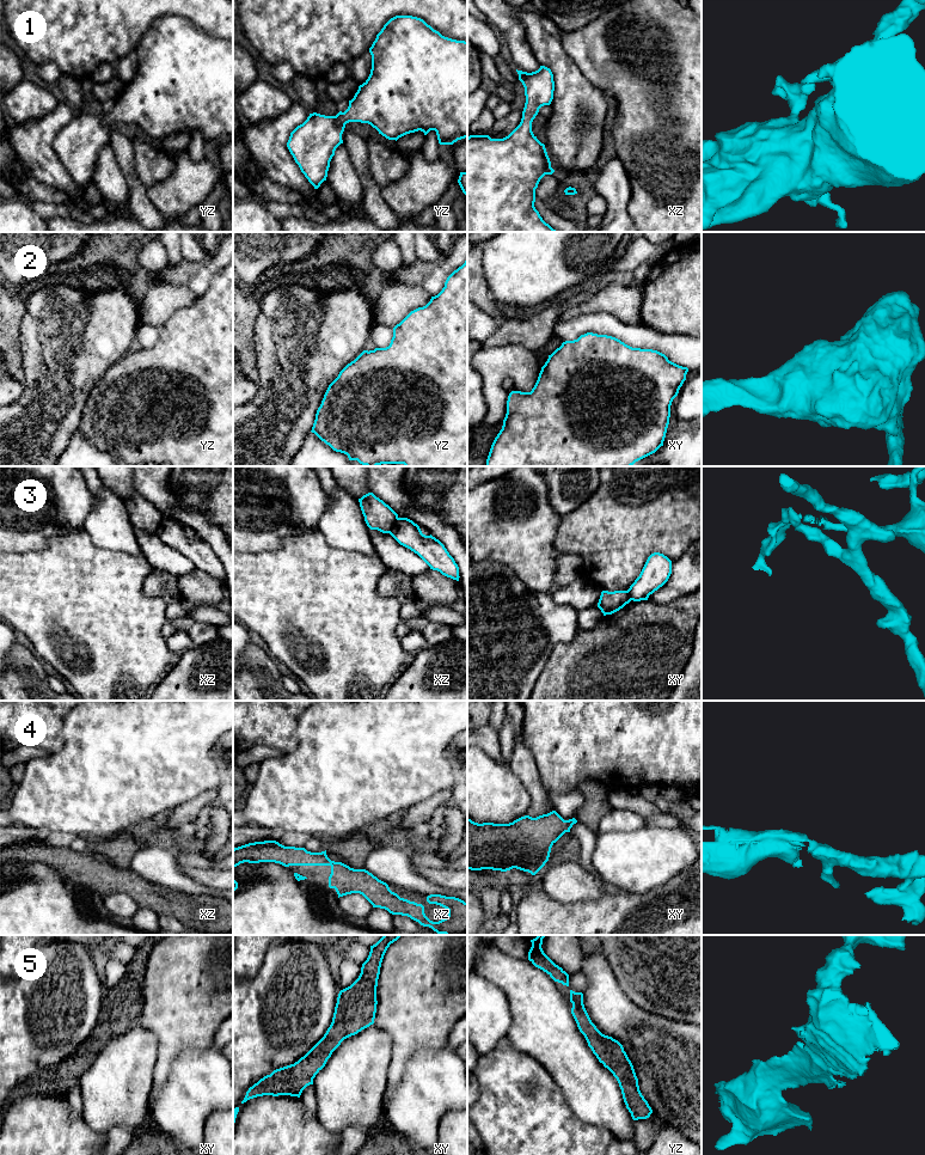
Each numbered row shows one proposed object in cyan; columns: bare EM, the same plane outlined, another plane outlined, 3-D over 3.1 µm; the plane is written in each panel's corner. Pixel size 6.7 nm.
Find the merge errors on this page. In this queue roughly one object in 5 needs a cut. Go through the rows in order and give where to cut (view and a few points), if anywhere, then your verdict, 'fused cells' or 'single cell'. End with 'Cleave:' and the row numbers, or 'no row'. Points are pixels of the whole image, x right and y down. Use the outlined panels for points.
1: no cut | single cell
2: no cut | single cell
3: xz (398, 518), (389, 532) | fused cells
4: no cut | single cell
5: no cut | single cell
Cleave: 3

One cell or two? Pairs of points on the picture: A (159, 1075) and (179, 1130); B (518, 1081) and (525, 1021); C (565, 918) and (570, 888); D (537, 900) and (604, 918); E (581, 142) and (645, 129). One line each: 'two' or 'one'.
A: two
B: two
C: two
D: one
E: two

